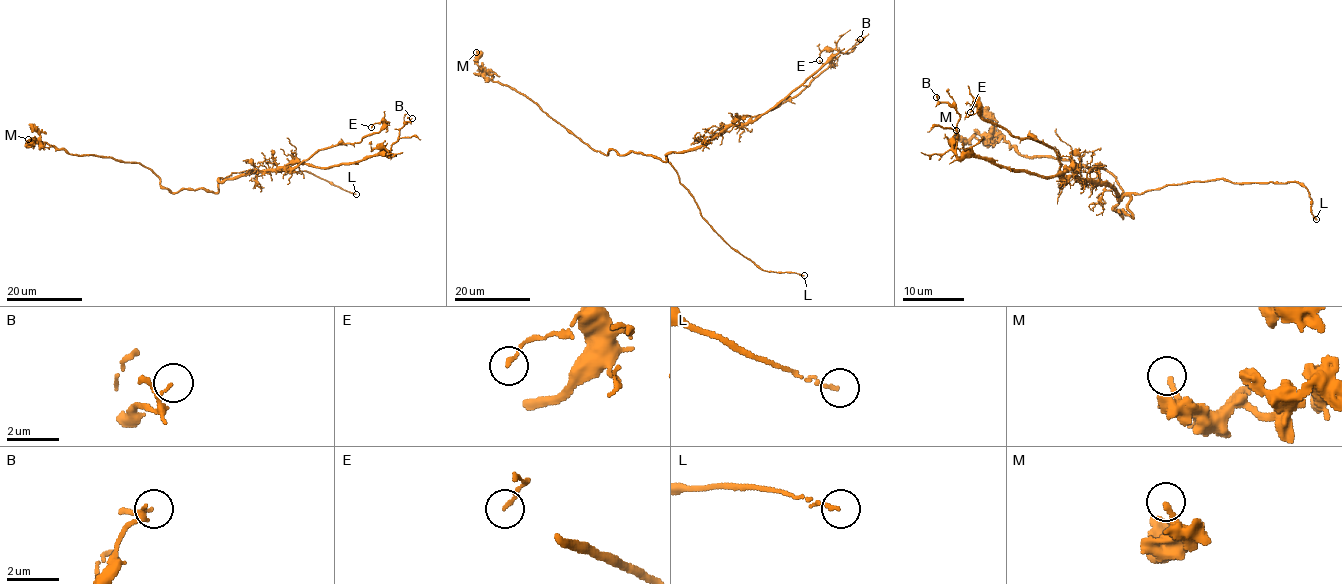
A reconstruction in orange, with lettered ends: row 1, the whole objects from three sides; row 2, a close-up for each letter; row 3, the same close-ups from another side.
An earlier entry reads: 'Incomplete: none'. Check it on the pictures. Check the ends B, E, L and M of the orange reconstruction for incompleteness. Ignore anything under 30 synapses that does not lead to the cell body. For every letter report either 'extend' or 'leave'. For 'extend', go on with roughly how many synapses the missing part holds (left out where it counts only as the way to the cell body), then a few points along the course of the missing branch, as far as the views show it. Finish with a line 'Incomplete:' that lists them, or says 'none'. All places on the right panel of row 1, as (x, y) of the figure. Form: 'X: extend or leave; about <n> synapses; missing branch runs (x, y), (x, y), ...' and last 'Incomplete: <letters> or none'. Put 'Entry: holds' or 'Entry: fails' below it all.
B: leave
E: leave
L: extend
M: leave
Incomplete: L
Entry: fails

